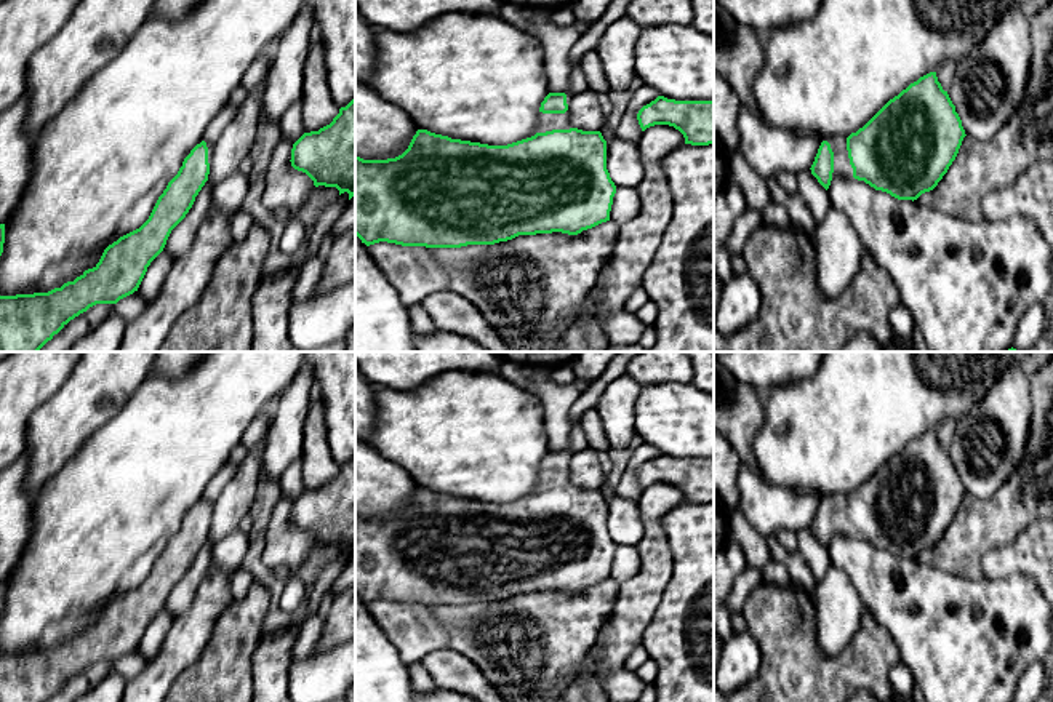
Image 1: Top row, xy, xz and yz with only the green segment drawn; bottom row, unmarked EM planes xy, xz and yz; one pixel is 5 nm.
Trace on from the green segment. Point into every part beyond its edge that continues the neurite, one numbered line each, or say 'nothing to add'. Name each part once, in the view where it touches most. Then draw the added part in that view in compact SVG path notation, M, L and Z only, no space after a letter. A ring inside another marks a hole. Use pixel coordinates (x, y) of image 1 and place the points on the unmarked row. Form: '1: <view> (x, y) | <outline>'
1: yz (842, 526) | M837 493L824 499L831 502L831 507L834 510L832 536L853 536L853 526L850 523L848 509L847 509L847 496Z

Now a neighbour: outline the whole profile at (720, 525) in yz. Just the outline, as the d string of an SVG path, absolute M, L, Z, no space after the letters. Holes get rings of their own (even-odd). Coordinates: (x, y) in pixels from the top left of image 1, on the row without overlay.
M714 497L714 556L730 537L727 509Z

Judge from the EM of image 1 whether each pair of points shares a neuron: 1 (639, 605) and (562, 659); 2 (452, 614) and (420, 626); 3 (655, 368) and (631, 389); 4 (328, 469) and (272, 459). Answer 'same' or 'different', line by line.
1: different
2: different
3: different
4: different

